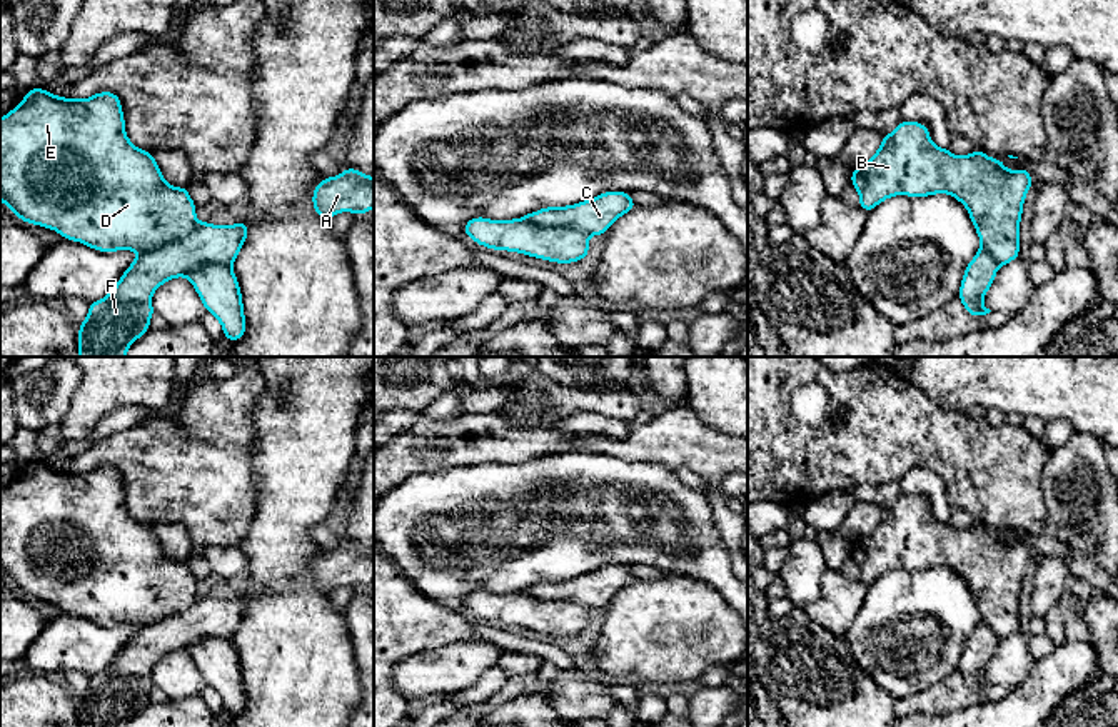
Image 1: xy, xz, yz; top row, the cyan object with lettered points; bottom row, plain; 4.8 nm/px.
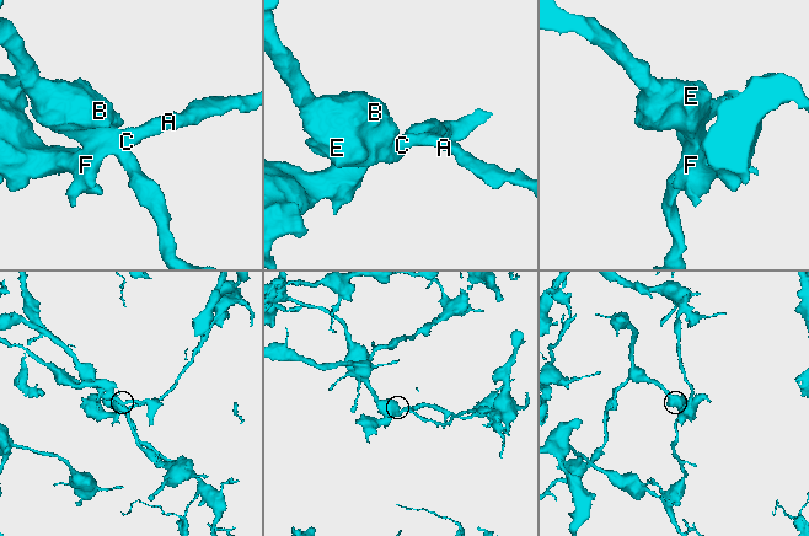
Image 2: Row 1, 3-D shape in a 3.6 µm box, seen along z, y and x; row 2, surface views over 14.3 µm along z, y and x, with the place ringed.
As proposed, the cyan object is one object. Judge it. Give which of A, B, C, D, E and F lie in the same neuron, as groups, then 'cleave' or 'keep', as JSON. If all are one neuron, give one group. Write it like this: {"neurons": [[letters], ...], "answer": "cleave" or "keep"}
{"neurons": [["A", "C", "F"], ["B", "D", "E"]], "answer": "cleave"}

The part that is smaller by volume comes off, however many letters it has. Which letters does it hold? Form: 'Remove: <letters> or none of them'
Remove: B, D, E

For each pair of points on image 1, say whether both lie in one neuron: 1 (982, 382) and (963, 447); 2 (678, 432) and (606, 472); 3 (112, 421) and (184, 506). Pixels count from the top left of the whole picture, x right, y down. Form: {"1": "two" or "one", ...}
{"1": "two", "2": "two", "3": "two"}

